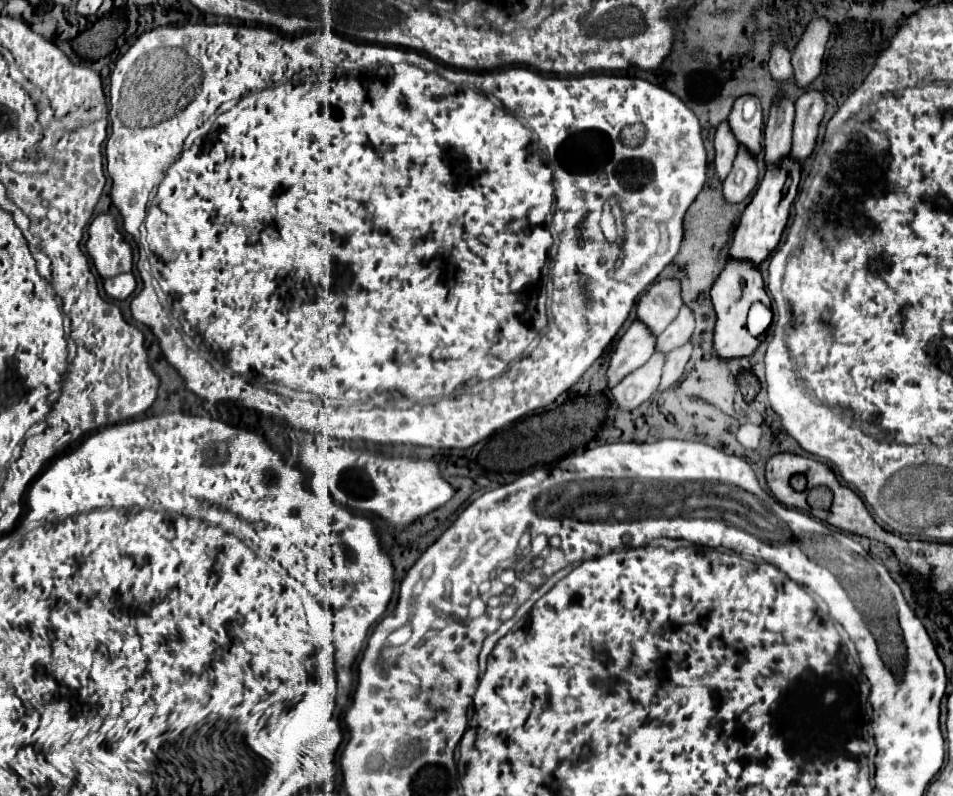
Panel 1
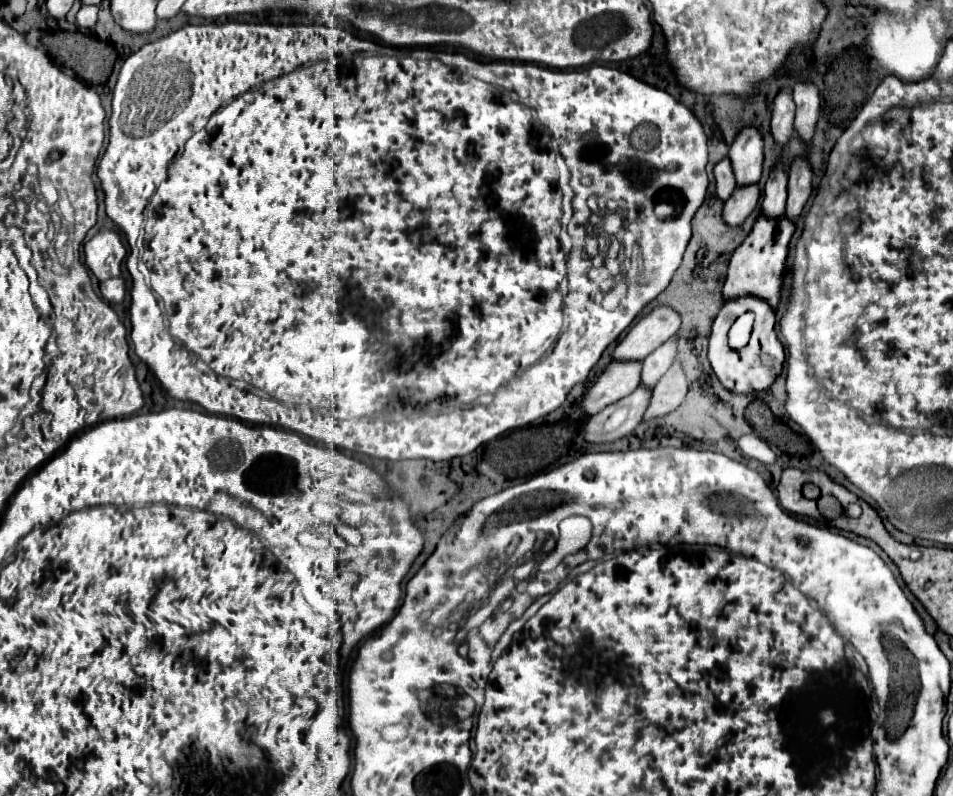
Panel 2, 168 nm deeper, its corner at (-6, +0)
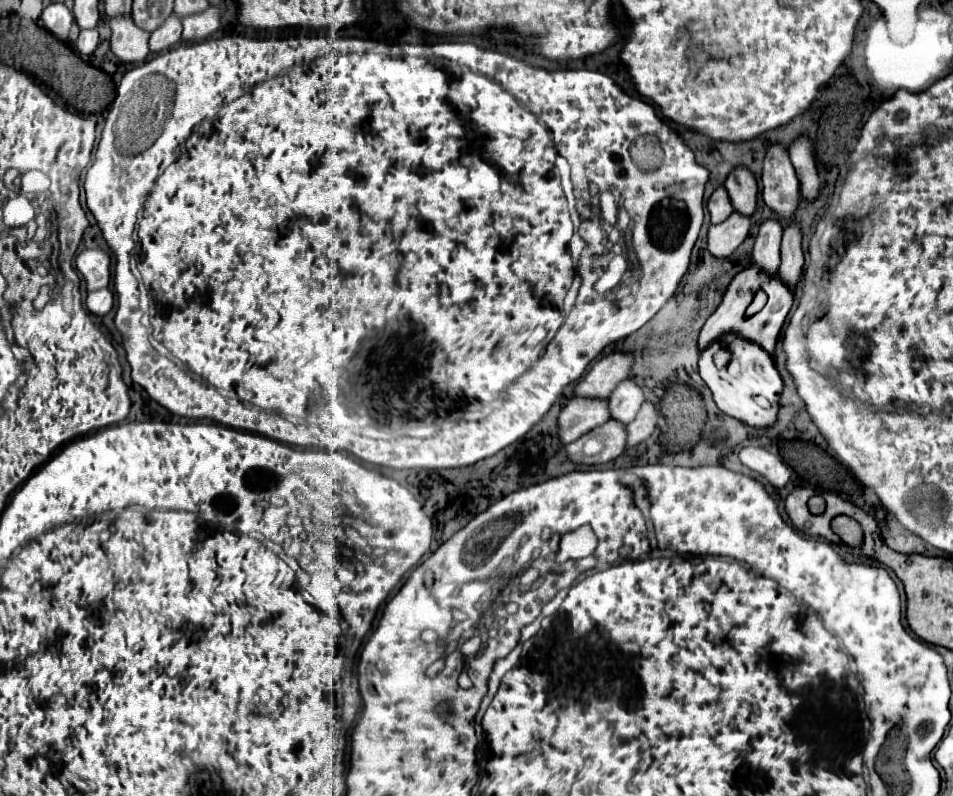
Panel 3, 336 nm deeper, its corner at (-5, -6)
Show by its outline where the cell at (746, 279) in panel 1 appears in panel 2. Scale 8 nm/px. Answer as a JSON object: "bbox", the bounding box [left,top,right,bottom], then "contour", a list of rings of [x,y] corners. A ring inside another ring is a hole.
{"bbox":[708,296,784,392],"contour":[[[738,296],[738,298],[728,298],[720,310],[720,314],[714,320],[712,326],[712,334],[710,334],[710,346],[708,346],[708,360],[712,364],[712,370],[716,372],[718,380],[732,392],[748,392],[748,390],[762,390],[768,388],[774,378],[780,374],[782,370],[782,362],[784,362],[784,348],[776,336],[774,330],[776,324],[776,312],[772,310],[772,306],[768,302],[764,302],[758,296]],[[744,312],[754,312],[756,314],[756,322],[754,322],[754,330],[750,336],[750,342],[740,348],[734,350],[728,346],[728,332],[730,326],[734,324],[734,320],[744,314]]]}

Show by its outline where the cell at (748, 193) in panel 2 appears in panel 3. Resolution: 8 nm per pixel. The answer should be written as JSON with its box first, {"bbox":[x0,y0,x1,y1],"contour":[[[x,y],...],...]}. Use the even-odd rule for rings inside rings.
{"bbox":[707,212,749,258],"contour":[[[733,212],[723,224],[709,226],[707,236],[707,250],[715,258],[729,258],[737,246],[747,238],[749,232],[749,220],[743,220],[737,212]]]}

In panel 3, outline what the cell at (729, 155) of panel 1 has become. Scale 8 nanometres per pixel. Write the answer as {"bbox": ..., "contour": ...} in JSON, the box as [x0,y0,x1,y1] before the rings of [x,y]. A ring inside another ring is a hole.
{"bbox":[707,186,733,224],"contour":[[[719,186],[713,192],[713,196],[709,198],[707,210],[709,210],[709,216],[711,216],[711,224],[719,224],[719,222],[723,222],[731,216],[731,212],[733,212],[731,200],[727,200],[727,192],[725,192],[723,186]]]}

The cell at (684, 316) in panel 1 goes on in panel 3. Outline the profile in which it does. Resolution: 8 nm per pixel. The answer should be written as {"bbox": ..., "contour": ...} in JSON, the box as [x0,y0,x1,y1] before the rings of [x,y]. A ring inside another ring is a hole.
{"bbox":[609,378,643,424],"contour":[[[627,378],[609,396],[611,418],[617,420],[617,422],[621,422],[621,424],[629,424],[637,416],[641,404],[643,404],[643,392],[641,392],[641,388],[633,380]]]}

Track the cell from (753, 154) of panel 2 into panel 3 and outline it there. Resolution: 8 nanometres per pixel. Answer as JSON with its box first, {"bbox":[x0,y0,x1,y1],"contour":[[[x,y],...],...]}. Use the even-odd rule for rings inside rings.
{"bbox":[725,166,757,216],"contour":[[[737,166],[725,180],[725,190],[735,212],[743,216],[753,216],[757,204],[757,182],[751,170]]]}

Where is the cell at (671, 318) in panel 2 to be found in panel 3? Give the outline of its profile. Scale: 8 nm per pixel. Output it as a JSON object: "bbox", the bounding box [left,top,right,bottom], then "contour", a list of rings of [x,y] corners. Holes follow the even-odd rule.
{"bbox":[573,352,633,400],"contour":[[[613,352],[613,354],[605,356],[605,358],[601,358],[591,368],[591,372],[575,386],[573,396],[607,400],[611,396],[611,392],[615,390],[615,386],[623,378],[629,376],[631,364],[633,364],[633,356],[623,354],[623,352]]]}

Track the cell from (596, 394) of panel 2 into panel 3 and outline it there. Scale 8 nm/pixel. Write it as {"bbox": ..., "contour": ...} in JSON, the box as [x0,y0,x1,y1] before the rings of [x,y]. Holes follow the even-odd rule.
{"bbox":[557,398,607,444],"contour":[[[571,398],[567,406],[561,410],[557,424],[559,424],[559,442],[569,444],[579,440],[583,434],[591,432],[593,428],[605,424],[607,416],[607,400],[585,400],[585,398]]]}

